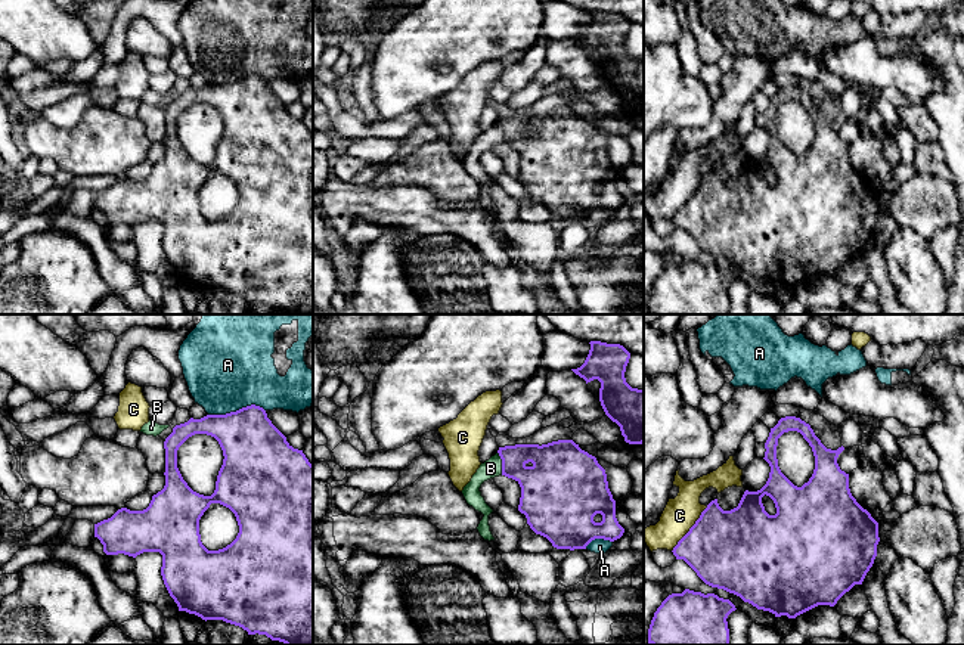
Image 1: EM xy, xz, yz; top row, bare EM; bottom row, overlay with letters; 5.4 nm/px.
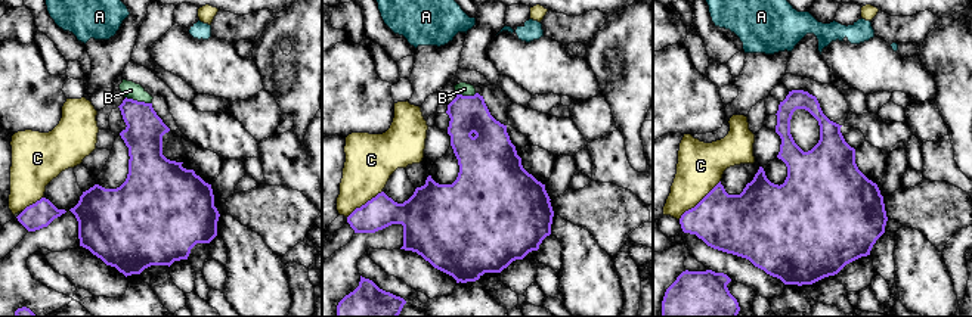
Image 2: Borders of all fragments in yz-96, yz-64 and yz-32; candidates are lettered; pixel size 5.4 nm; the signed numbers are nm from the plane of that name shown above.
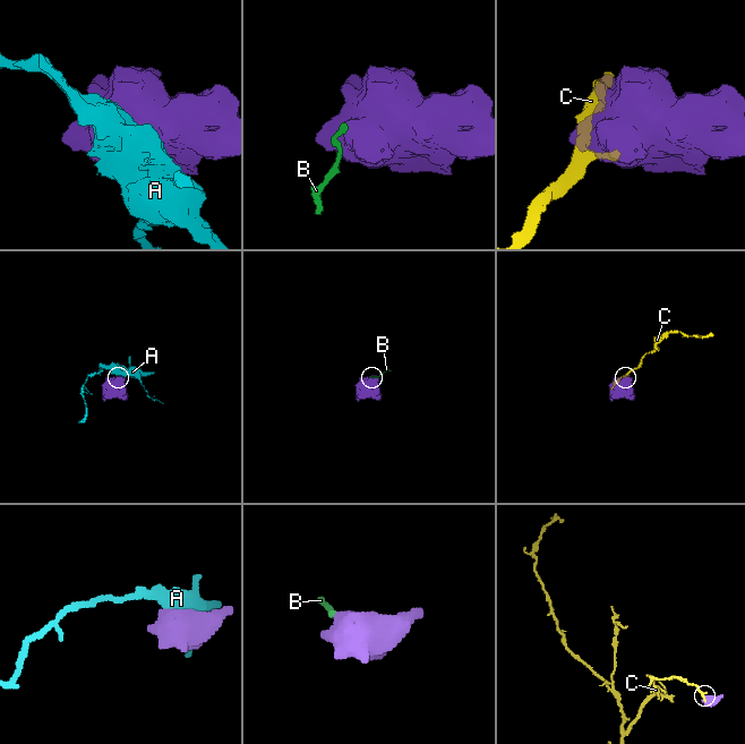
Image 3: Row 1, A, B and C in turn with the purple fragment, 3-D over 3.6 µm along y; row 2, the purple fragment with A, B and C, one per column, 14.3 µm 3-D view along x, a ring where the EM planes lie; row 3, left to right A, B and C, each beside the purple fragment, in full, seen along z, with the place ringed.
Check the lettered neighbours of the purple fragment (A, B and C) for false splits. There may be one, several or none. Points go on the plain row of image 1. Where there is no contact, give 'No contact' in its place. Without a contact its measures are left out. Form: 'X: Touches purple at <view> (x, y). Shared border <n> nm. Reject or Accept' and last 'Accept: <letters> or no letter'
A: Touches purple at xy (236, 80). Shared border 320 nm. Reject
B: Touches purple at xz (502, 133). Shared border 130 nm. Reject
C: Touches purple at yz (690, 198). Shared border 320 nm. Reject
Accept: no letter

